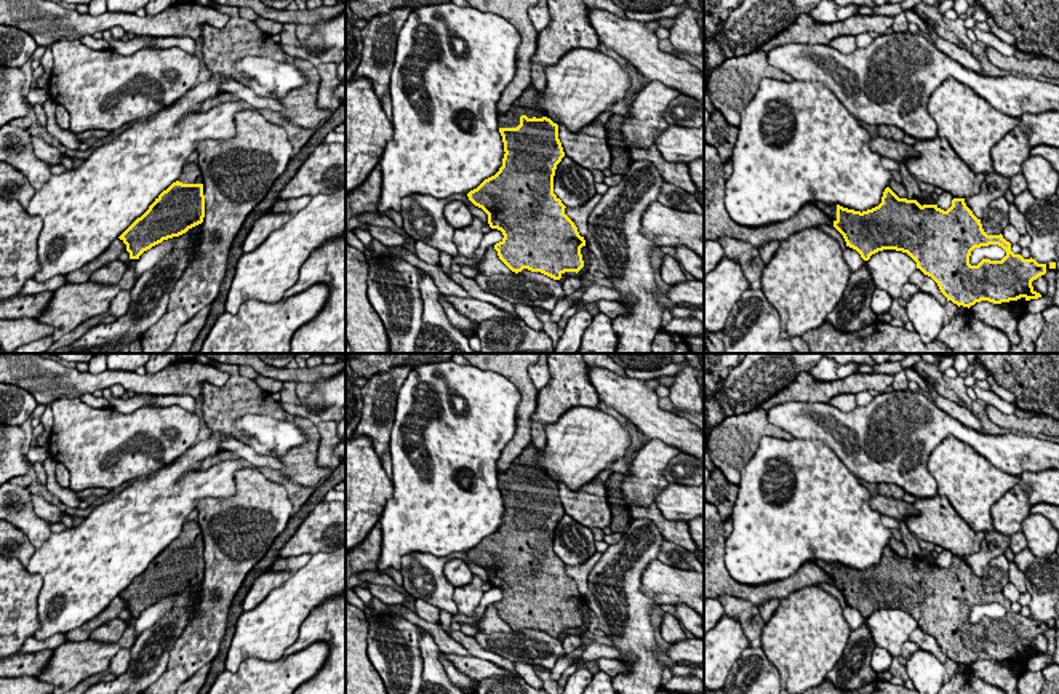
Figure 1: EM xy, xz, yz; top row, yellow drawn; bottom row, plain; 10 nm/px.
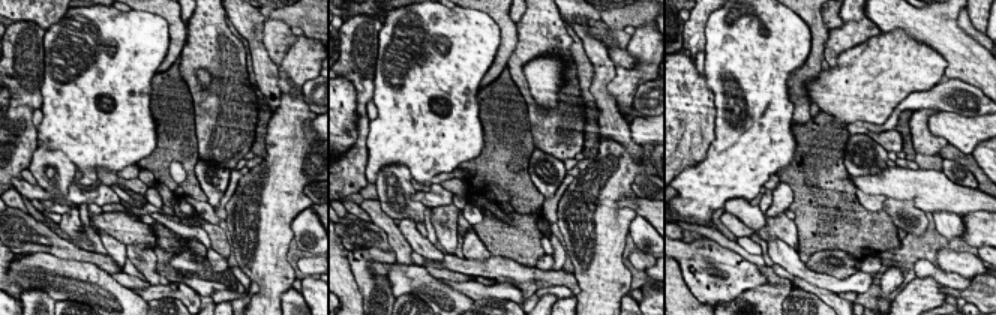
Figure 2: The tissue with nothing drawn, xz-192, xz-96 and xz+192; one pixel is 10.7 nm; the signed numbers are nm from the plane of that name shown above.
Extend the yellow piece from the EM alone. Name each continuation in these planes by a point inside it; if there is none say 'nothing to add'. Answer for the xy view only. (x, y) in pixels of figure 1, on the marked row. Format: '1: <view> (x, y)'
1: xy (191, 173)

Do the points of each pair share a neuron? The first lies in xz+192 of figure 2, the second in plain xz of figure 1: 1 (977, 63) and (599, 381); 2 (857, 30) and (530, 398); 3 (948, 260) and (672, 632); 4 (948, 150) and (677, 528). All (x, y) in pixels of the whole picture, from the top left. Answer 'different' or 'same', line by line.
1: same
2: different
3: different
4: same

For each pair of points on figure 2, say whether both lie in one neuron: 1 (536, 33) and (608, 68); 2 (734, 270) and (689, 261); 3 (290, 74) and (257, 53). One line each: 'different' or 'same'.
1: different
2: same
3: different

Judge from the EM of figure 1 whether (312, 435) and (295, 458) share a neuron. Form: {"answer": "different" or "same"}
{"answer": "same"}

